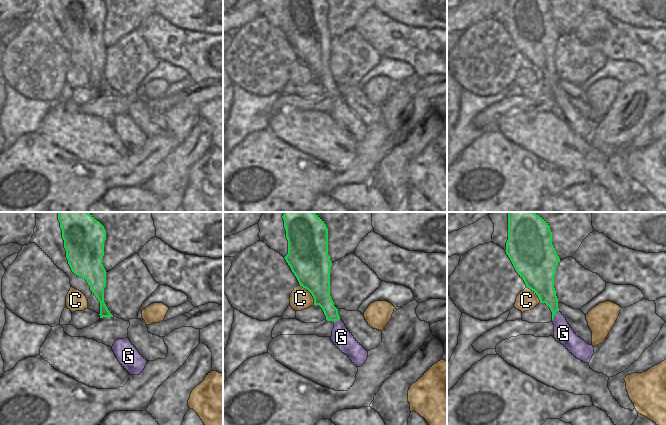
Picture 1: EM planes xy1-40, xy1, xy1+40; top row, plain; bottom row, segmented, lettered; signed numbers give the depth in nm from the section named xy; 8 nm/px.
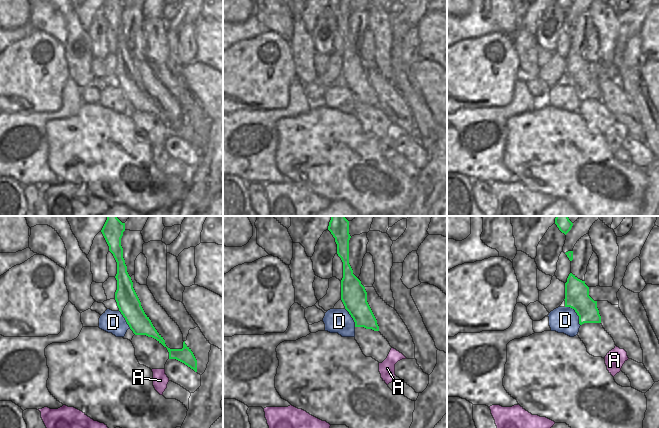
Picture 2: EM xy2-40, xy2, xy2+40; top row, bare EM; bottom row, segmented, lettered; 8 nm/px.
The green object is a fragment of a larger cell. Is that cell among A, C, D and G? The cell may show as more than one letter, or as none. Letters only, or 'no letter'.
G

